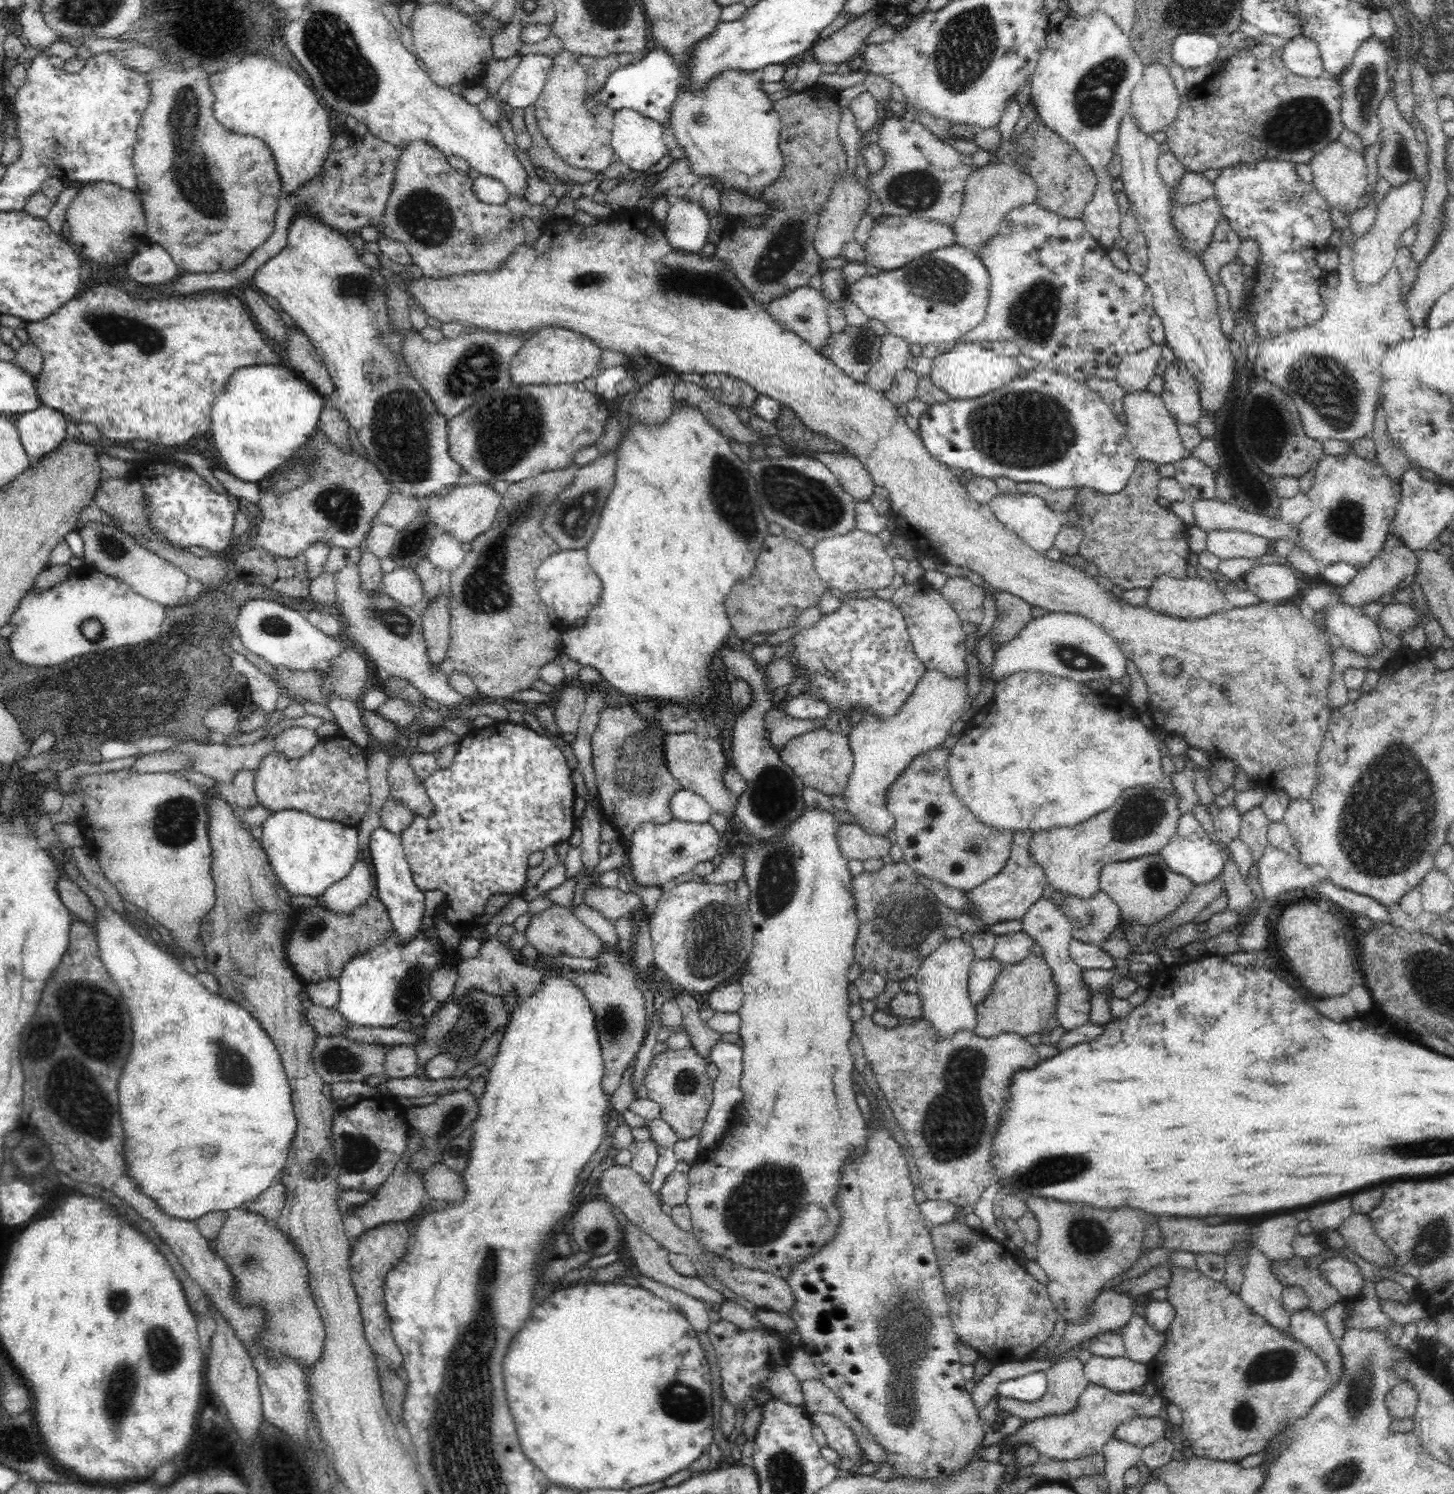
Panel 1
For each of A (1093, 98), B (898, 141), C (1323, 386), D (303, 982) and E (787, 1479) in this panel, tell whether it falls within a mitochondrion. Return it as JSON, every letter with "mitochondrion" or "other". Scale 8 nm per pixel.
{"A":"mitochondrion","B":"other","C":"mitochondrion","D":"other","E":"mitochondrion"}

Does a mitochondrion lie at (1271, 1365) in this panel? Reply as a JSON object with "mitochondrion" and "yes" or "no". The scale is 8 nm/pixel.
{"mitochondrion":"yes"}

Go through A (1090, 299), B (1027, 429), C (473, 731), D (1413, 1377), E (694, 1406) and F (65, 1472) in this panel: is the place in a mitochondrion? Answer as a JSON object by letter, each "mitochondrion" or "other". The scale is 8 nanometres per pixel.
{"A":"other","B":"mitochondrion","C":"other","D":"other","E":"mitochondrion","F":"other"}

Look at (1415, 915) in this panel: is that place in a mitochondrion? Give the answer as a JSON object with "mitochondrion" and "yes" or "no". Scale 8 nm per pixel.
{"mitochondrion":"no"}

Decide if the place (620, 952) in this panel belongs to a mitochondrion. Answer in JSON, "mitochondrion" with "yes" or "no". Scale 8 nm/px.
{"mitochondrion":"no"}

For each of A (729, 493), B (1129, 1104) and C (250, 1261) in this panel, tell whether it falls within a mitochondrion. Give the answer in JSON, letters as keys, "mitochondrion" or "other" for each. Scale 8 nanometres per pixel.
{"A":"mitochondrion","B":"other","C":"mitochondrion"}

